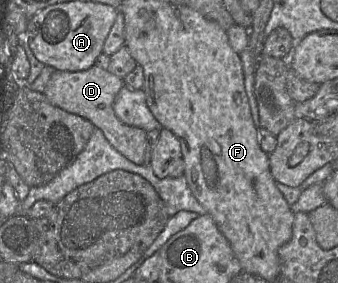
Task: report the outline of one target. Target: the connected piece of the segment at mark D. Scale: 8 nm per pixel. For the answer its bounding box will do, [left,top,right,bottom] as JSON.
[43,64,147,165]

